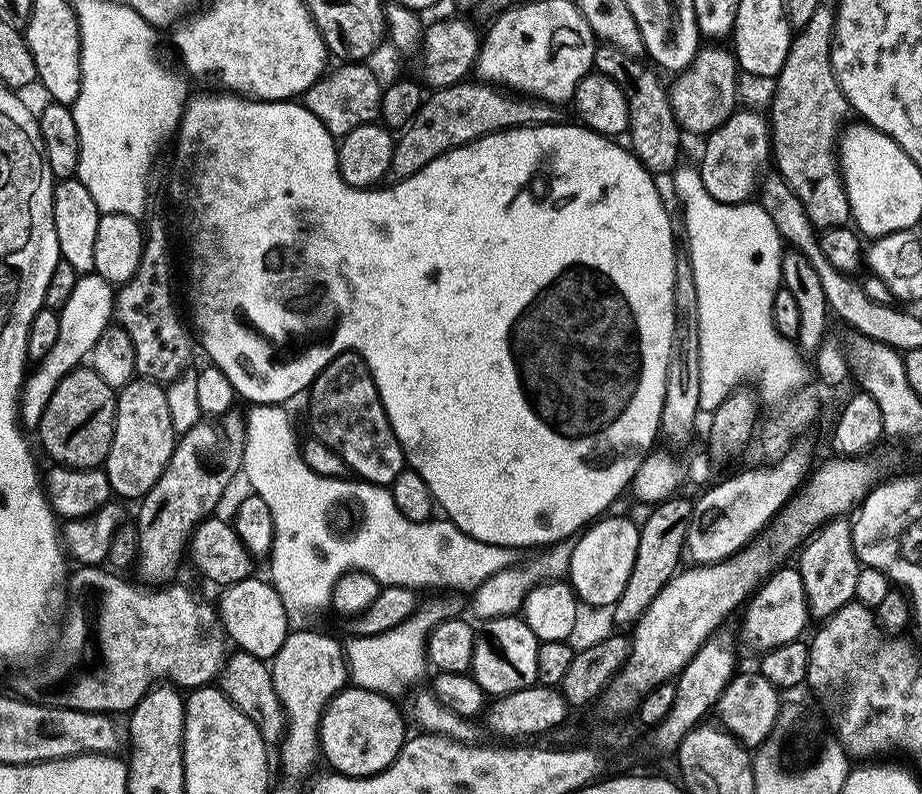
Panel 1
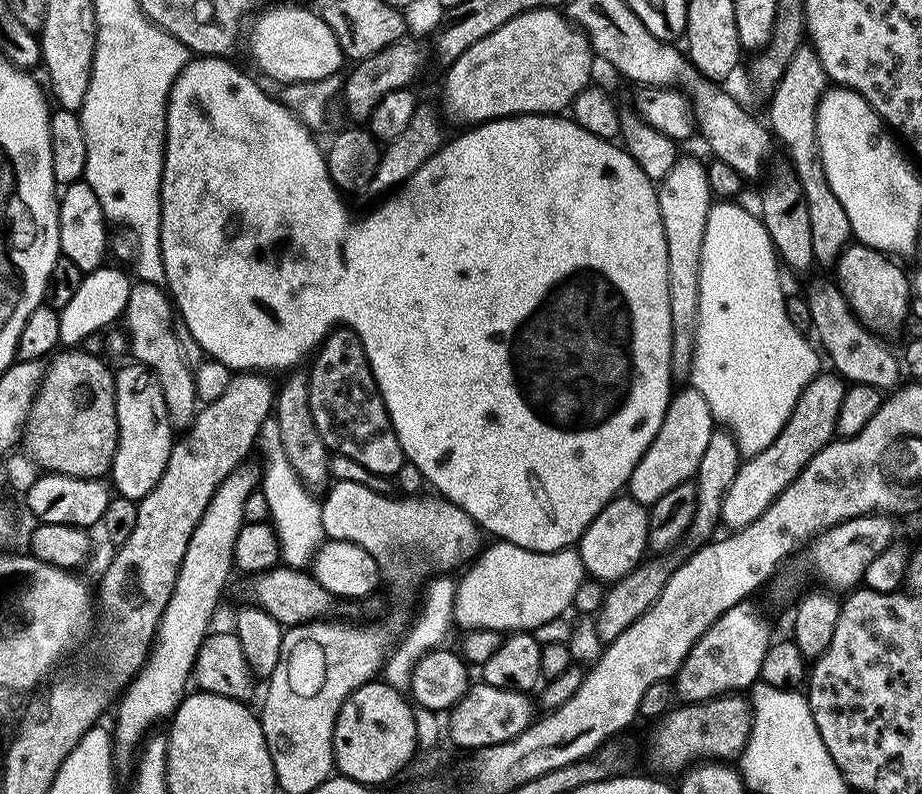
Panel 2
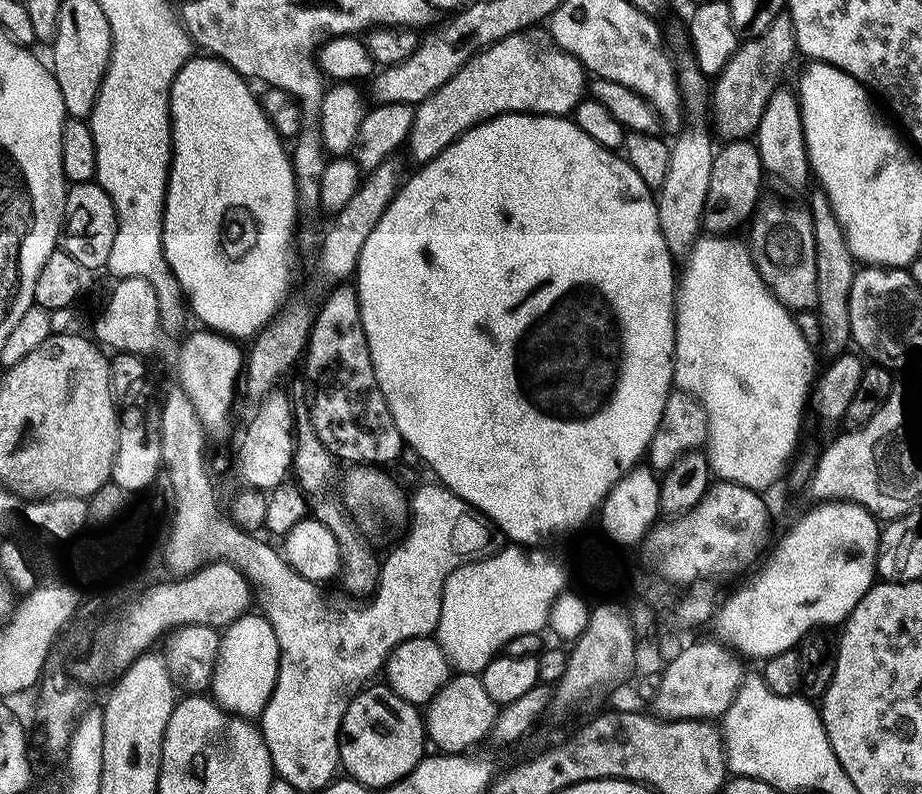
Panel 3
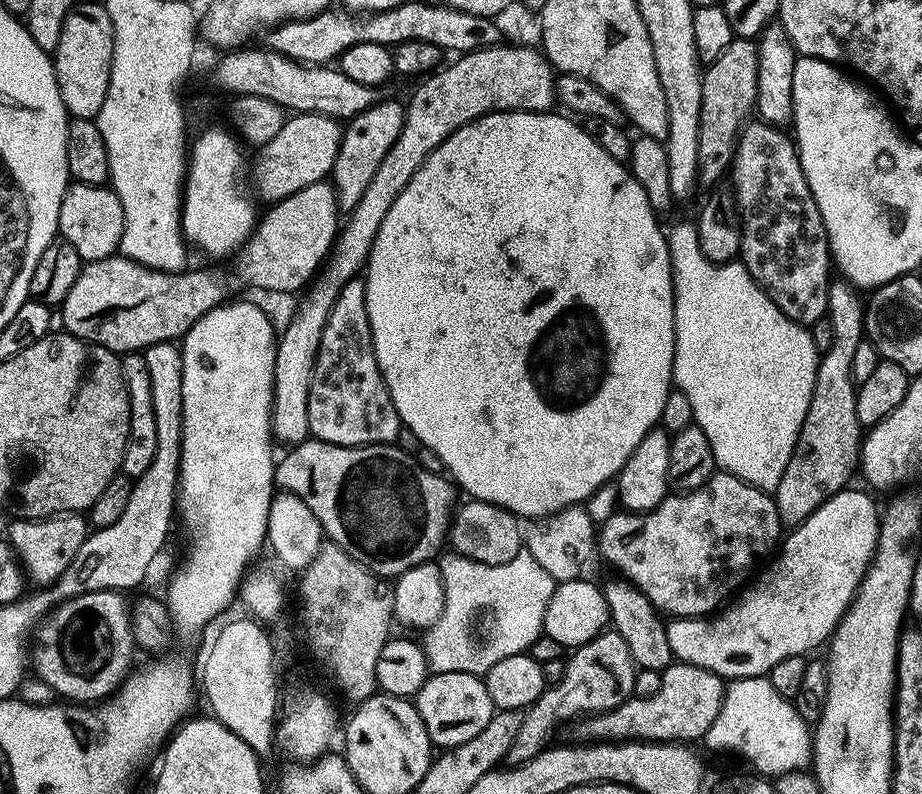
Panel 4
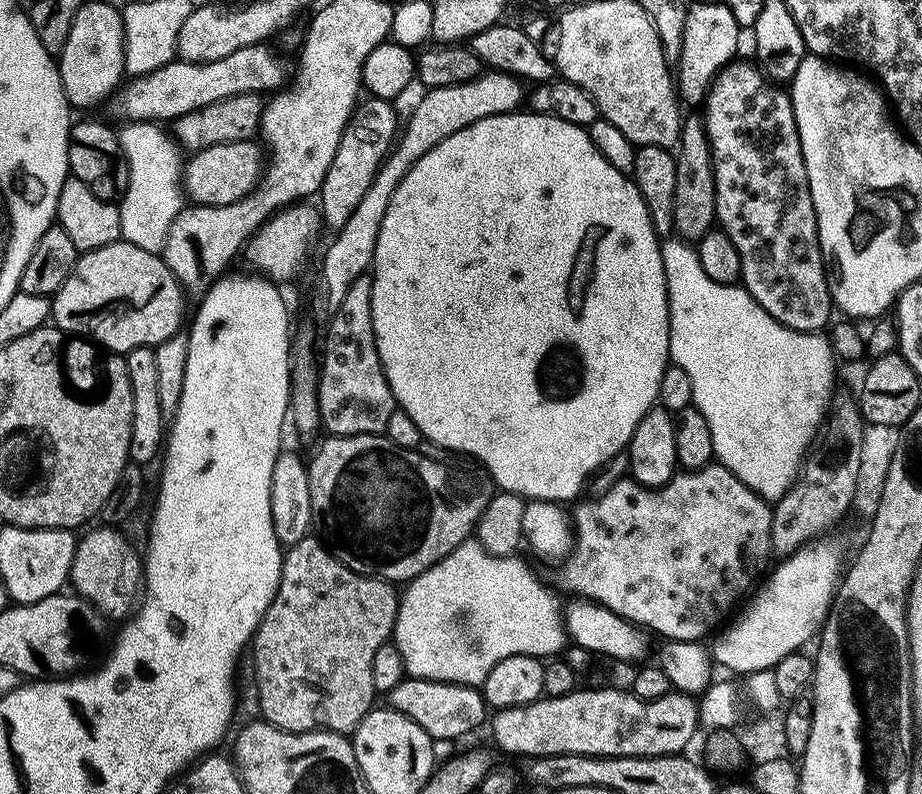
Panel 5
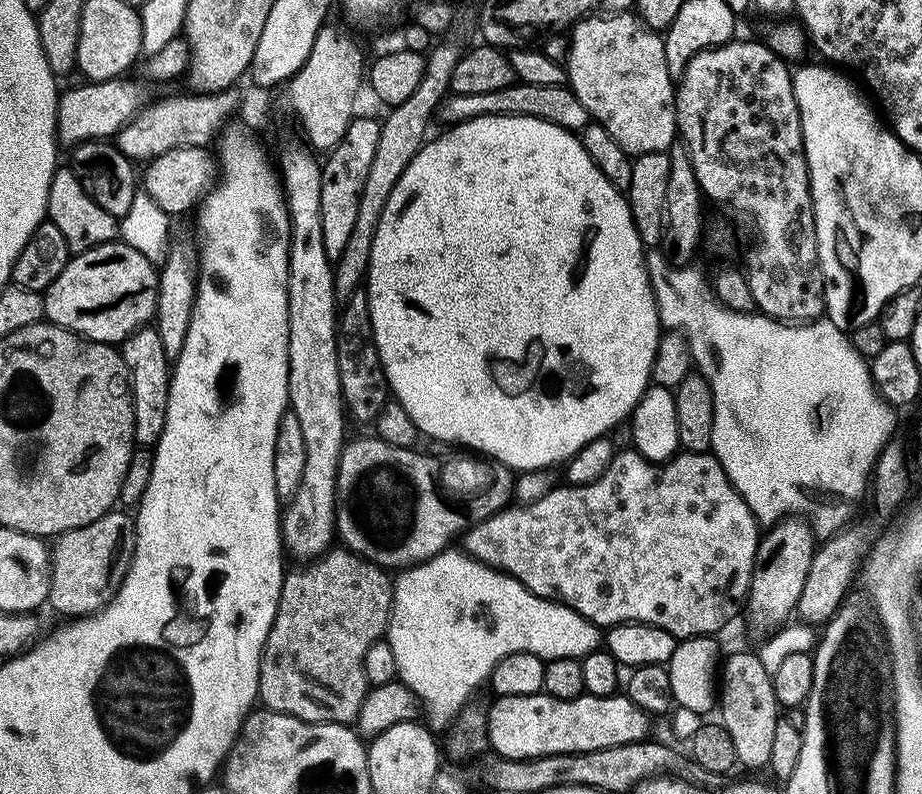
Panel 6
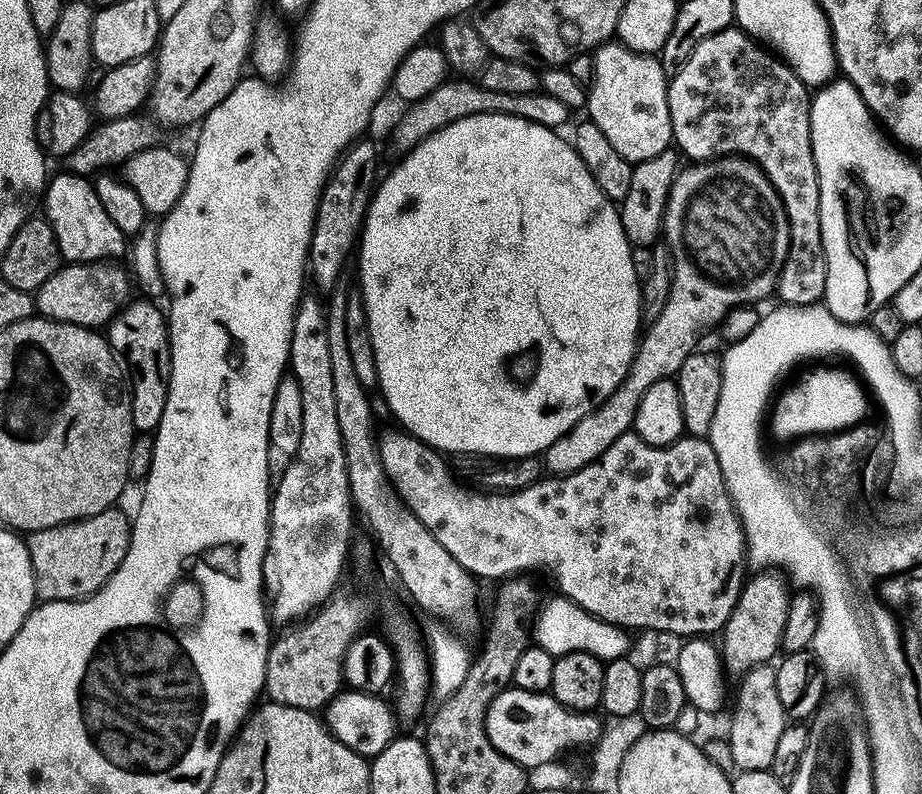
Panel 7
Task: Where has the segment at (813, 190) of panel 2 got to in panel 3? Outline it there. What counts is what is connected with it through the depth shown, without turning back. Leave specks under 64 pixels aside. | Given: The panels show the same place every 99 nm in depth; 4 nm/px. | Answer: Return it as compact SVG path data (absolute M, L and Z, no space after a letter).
M822 190L813 191L810 211L814 222L814 248L818 258L818 302L820 332L824 335L824 348L829 357L835 358L849 347L851 336L850 292L854 283L858 261L846 242L846 234L830 206L828 196Z

